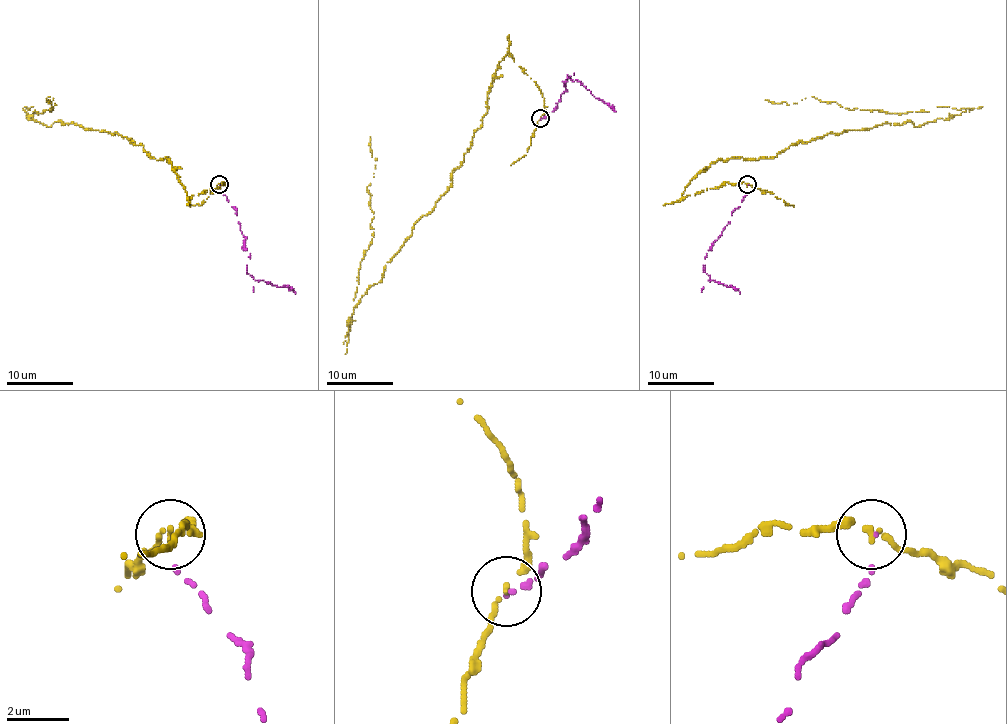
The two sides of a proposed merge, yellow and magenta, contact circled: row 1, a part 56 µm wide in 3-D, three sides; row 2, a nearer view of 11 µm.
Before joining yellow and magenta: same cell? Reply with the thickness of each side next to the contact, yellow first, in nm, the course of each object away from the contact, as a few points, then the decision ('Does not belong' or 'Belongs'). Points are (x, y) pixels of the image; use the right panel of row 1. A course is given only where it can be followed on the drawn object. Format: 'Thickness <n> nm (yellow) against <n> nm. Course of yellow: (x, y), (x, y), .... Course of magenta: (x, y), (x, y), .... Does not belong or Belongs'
Thickness 140 nm (yellow) against 50 nm. Course of yellow: (747, 185), (681, 195), (711, 163), (773, 158), (835, 133), (919, 126), (962, 111), (765, 100). Course of magenta: (748, 185), (738, 208), (706, 253), (705, 272), (708, 280), (735, 287), (740, 294). Does not belong

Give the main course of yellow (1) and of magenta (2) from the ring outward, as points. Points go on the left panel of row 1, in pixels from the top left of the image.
1: (220, 185), (186, 195), (166, 156), (151, 158), (115, 133), (29, 120), (33, 106), (53, 110), (49, 100)
2: (220, 185), (220, 192), (237, 213), (245, 248), (250, 253), (247, 272), (257, 280), (290, 287), (295, 294)

